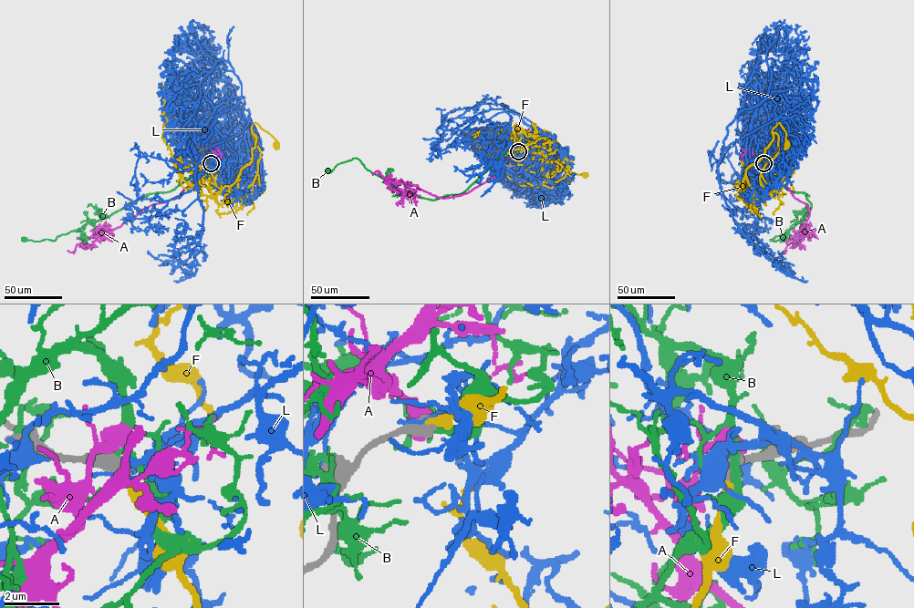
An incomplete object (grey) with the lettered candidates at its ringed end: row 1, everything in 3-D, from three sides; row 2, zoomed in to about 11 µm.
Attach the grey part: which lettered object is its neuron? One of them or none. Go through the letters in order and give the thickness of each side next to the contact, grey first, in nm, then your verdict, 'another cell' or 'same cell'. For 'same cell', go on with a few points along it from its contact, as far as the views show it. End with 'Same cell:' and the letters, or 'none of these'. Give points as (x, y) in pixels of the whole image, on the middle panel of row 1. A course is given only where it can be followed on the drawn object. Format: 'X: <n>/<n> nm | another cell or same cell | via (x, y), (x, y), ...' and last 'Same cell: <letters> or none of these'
A: 500/260 nm | another cell
B: 500/220 nm | another cell
F: 440/280 nm | same cell | via (518, 151), (525, 149), (534, 130), (545, 130), (559, 146), (565, 160), (559, 163), (564, 168), (585, 175)
L: 500/140 nm | another cell
Same cell: F

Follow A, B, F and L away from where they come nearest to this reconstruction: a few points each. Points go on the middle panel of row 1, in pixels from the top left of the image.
A: (517, 152), (515, 149), (484, 183), (461, 195), (442, 198), (412, 184), (389, 181), (388, 187), (396, 194)
B: (517, 152), (511, 149), (461, 193), (433, 200), (397, 189), (368, 170), (357, 159), (338, 163), (328, 170)
F: (518, 151), (525, 149), (534, 130), (545, 130), (559, 146), (565, 160), (559, 163), (564, 168), (585, 175)
L: (517, 151), (539, 145), (524, 138), (534, 153), (548, 154), (503, 104), (511, 117), (503, 174), (481, 196)

